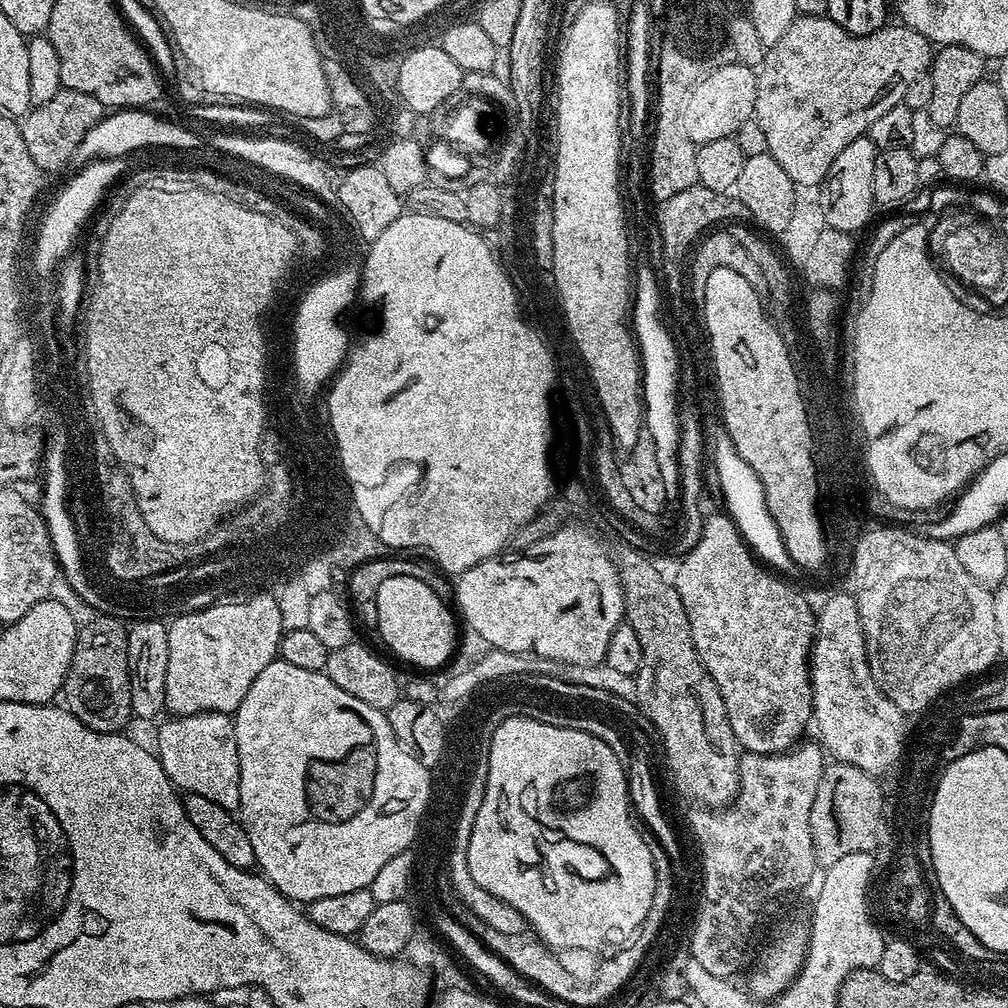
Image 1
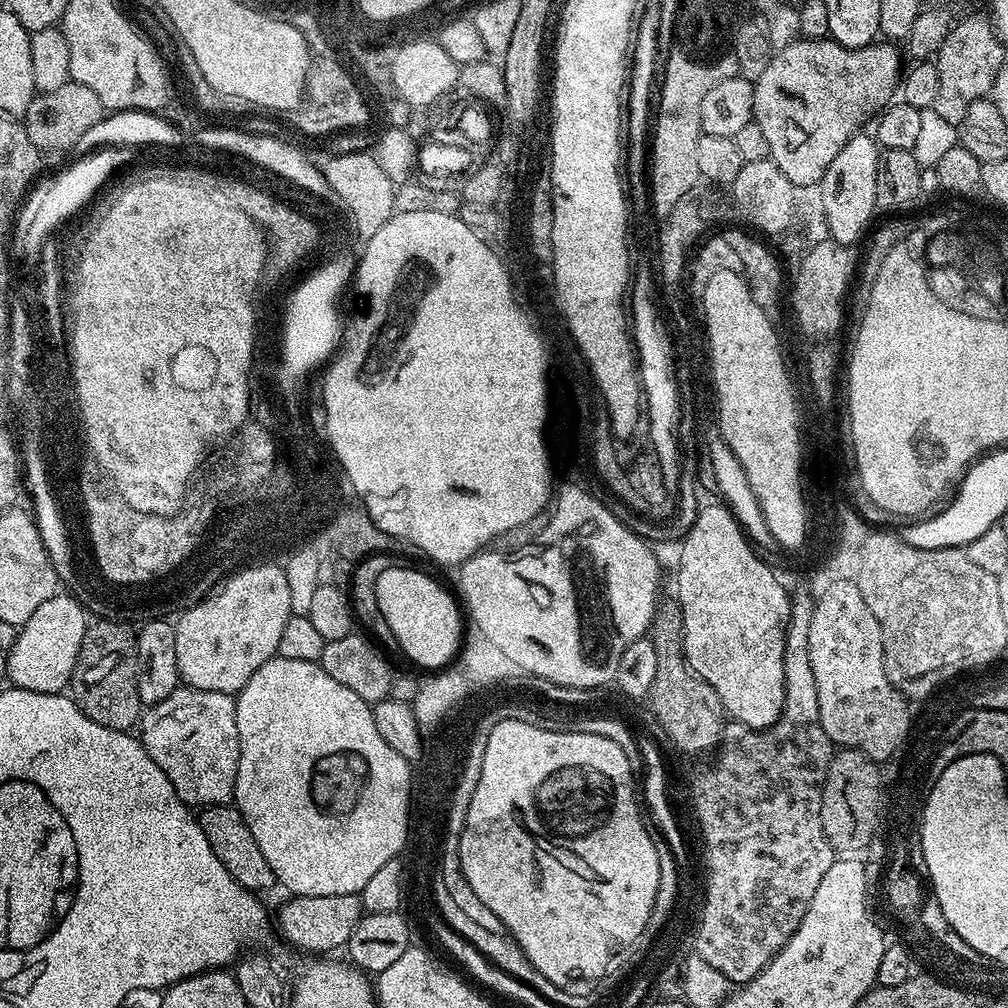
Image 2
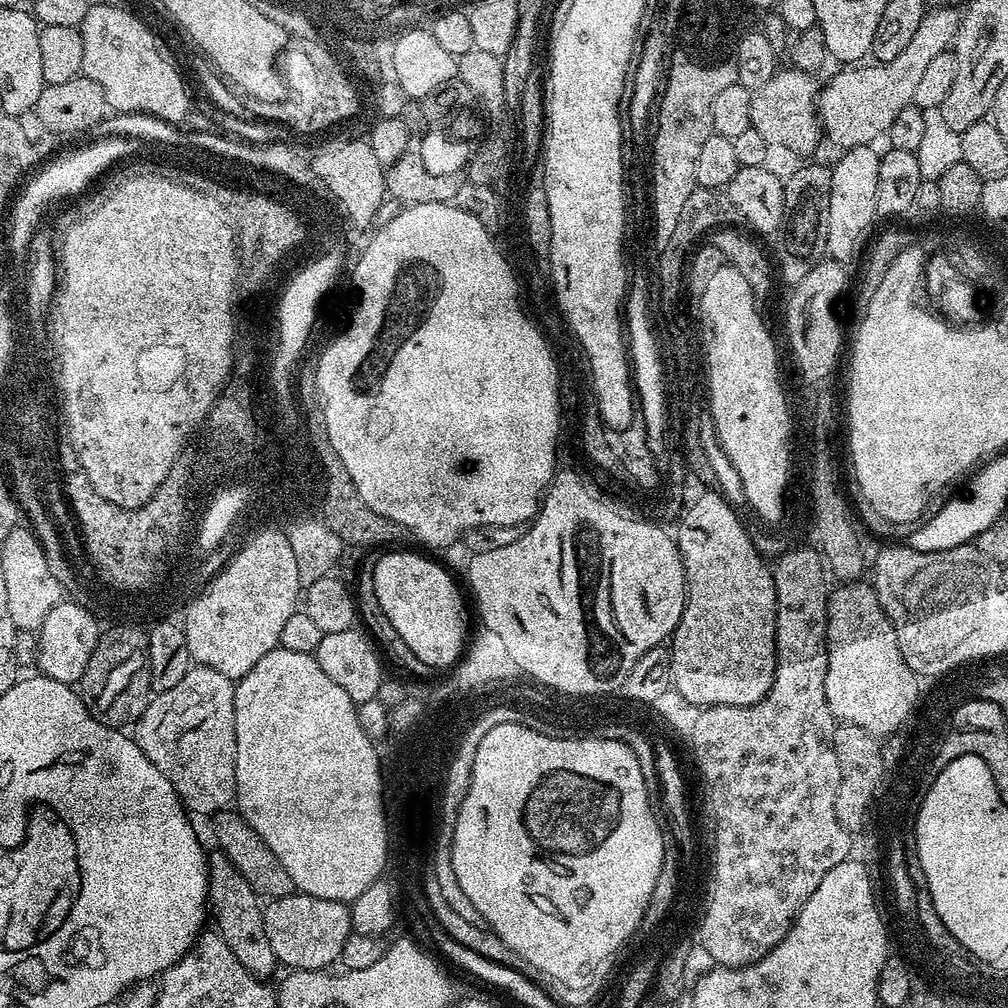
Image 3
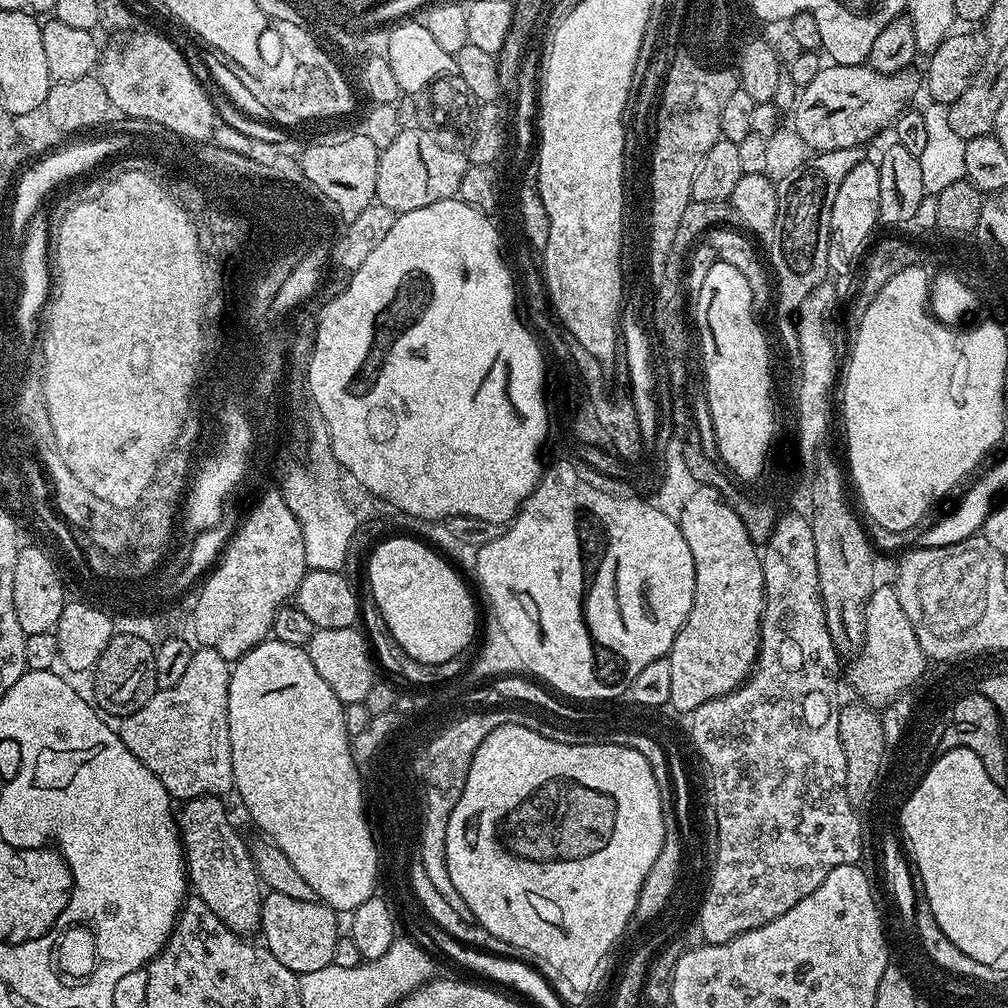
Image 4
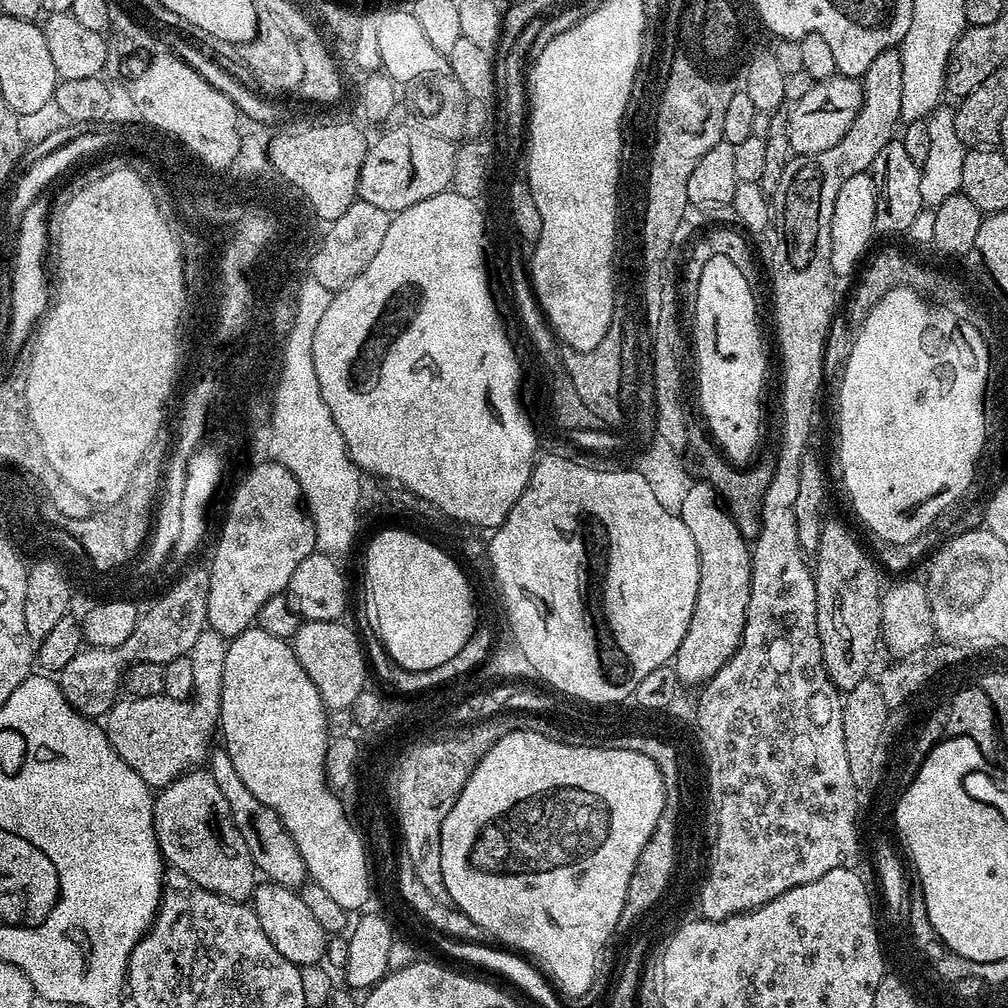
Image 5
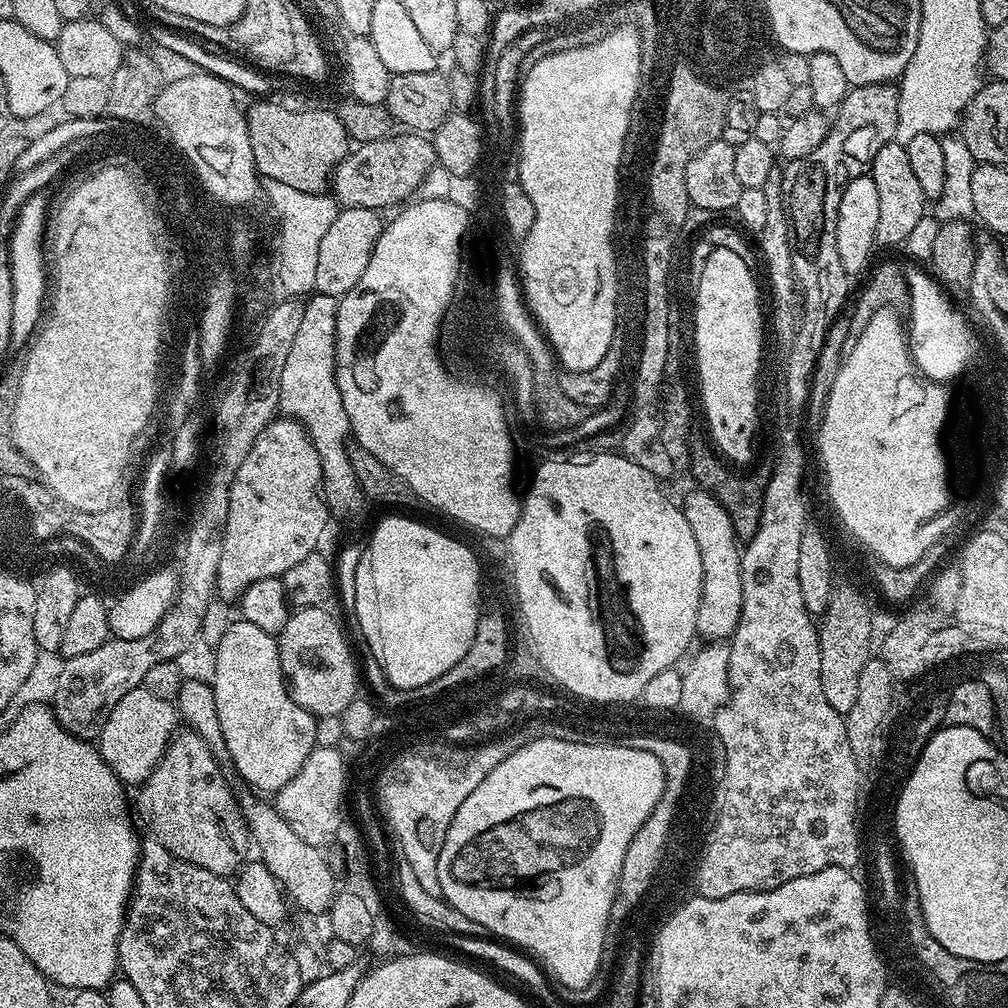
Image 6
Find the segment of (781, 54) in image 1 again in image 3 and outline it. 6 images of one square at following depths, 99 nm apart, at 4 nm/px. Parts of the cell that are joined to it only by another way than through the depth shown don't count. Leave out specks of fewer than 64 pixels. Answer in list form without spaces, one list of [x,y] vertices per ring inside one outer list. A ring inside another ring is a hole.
[[[791,66],[776,70],[766,86],[752,92],[750,118],[752,127],[766,138],[769,144],[778,144],[794,150],[801,158],[807,156],[822,144],[822,129],[818,115],[818,83],[817,77],[801,68]]]

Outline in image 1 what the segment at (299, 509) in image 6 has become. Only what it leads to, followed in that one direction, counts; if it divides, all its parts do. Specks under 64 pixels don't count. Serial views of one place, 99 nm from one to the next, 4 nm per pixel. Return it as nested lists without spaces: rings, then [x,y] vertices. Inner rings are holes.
[[[271,591],[260,592],[241,604],[212,604],[209,608],[200,606],[196,612],[169,623],[170,662],[166,662],[165,709],[173,717],[193,716],[199,712],[235,713],[242,698],[246,698],[246,690],[254,686],[254,678],[258,678],[258,674],[262,674],[262,670],[277,659],[284,633],[282,614]]]

